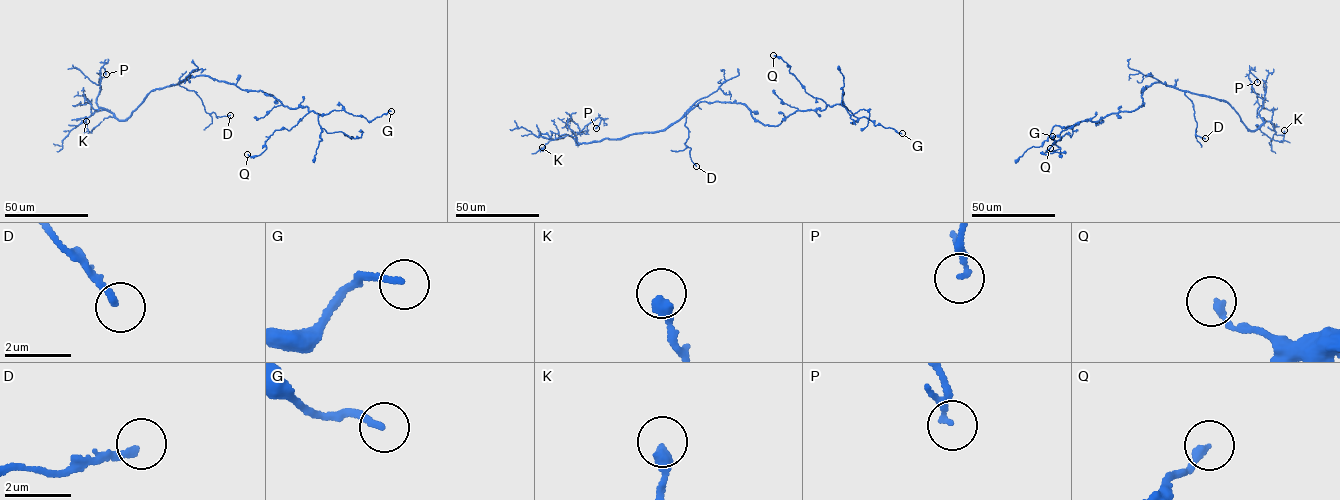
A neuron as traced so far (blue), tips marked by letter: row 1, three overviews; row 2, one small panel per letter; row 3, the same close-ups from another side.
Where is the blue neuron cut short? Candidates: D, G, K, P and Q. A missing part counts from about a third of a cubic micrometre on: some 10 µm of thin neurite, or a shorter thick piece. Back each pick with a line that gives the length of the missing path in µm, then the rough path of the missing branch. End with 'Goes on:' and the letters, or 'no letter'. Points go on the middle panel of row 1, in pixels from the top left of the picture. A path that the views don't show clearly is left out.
Goes on: no letter

